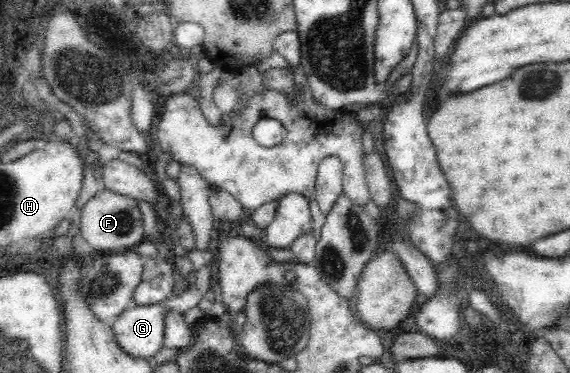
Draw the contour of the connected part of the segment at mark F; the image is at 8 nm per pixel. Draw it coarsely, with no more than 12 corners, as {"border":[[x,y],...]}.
{"border":[[106,187],[82,207],[79,232],[100,254],[145,239],[137,200]]}

